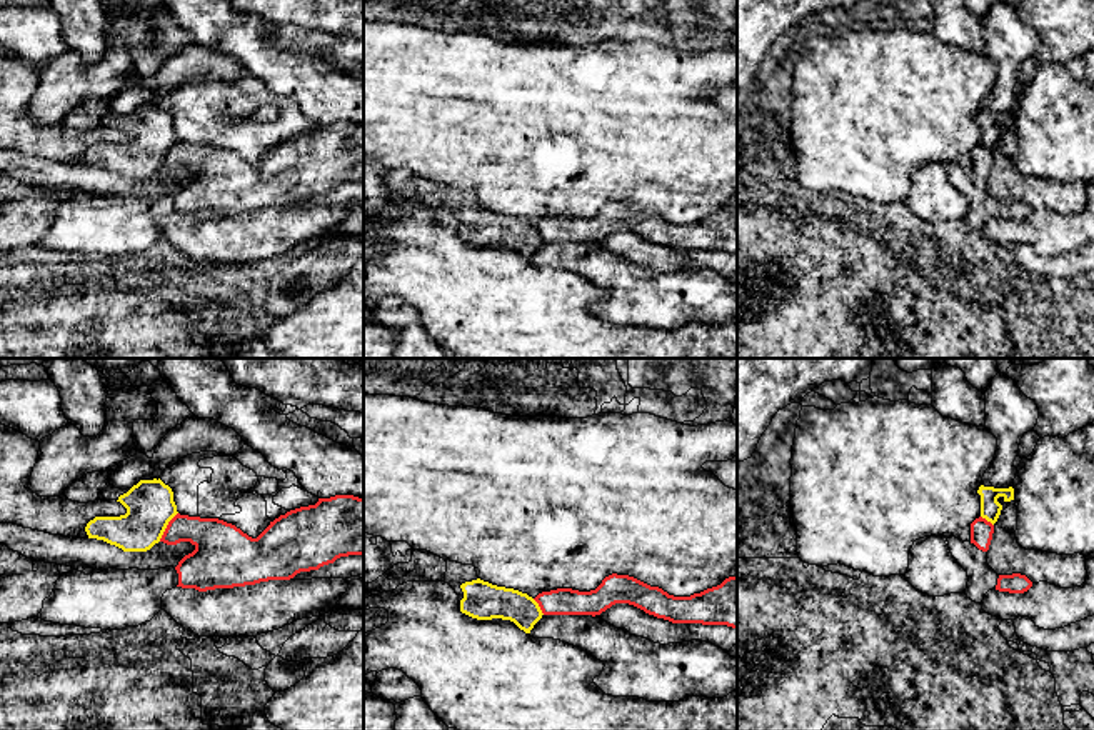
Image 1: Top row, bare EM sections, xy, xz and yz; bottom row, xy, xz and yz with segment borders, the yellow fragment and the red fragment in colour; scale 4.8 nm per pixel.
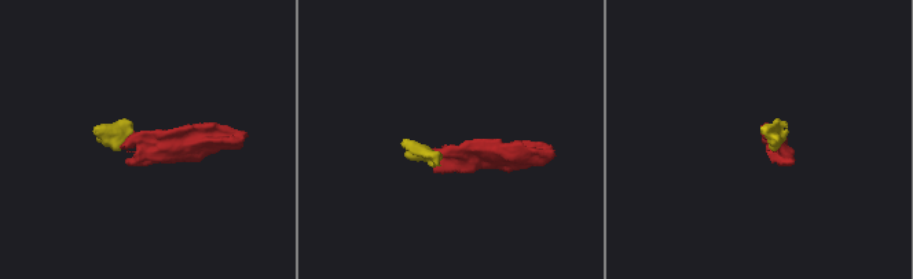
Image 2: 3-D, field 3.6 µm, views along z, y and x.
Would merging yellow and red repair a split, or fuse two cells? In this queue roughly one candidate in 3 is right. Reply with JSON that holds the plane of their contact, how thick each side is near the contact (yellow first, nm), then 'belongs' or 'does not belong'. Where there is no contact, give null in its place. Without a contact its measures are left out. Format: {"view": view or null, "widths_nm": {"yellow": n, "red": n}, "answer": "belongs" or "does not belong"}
{"view": "xy", "widths_nm": {"yellow": 220, "red": 200}, "answer": "does not belong"}

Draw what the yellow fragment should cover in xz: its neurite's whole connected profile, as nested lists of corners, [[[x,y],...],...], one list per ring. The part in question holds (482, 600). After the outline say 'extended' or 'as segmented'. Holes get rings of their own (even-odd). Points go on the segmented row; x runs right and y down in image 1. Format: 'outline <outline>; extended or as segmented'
outline [[[414,550],[409,563],[394,565],[369,583],[367,592],[379,595],[407,582],[445,582],[459,595],[462,613],[477,620],[510,620],[525,633],[530,633],[544,615],[539,603],[527,593],[484,582],[477,577],[474,565],[444,560],[427,550]]]; extended

